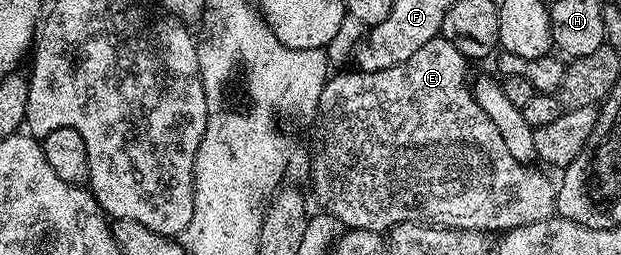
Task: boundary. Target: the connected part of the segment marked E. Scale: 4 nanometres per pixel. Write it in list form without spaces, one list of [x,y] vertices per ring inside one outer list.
[[[436,37],[424,48],[418,49],[413,56],[408,56],[404,64],[396,64],[392,68],[384,68],[368,72],[353,72],[354,74],[338,74],[327,78],[322,93],[320,93],[317,117],[313,119],[314,126],[314,151],[310,154],[310,182],[314,185],[314,194],[323,211],[343,227],[351,230],[377,230],[389,231],[391,227],[405,221],[420,222],[428,226],[446,227],[448,229],[479,230],[483,232],[505,232],[515,230],[524,224],[536,224],[540,220],[548,220],[556,214],[556,186],[546,174],[533,170],[533,165],[516,160],[512,152],[504,145],[500,131],[496,124],[488,118],[474,98],[471,83],[466,82],[466,66],[468,59],[444,37]]]

